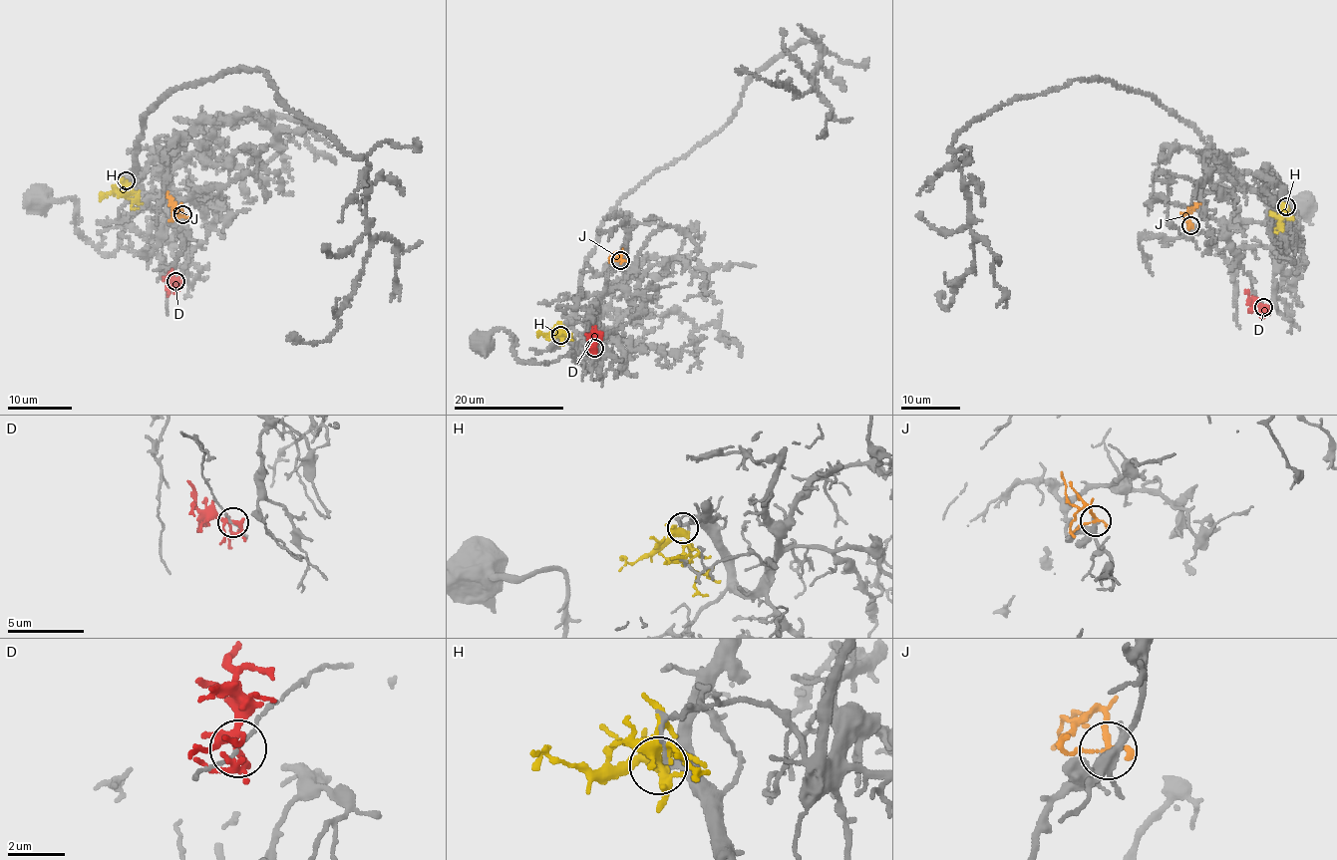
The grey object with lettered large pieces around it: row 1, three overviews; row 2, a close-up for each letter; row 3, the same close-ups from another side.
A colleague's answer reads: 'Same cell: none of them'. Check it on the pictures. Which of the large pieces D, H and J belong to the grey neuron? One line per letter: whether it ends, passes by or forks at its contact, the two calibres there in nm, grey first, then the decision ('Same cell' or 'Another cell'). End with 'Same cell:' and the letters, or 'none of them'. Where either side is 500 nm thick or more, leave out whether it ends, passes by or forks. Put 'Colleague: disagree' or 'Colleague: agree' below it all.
D: It forks there. Thickness 100 nm (grey) against 240 nm. Another cell
H: It forks there. Thickness 300 nm (grey) against 300 nm. Another cell
J: It forks there. Thickness 340 nm (grey) against 150 nm. Another cell
Same cell: none of them
Colleague: agree

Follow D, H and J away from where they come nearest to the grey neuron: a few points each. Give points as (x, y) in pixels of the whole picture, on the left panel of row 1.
D: (174, 282), (169, 279), (170, 270)
H: (125, 181), (130, 204), (137, 208)
J: (181, 214), (170, 204), (167, 193)

